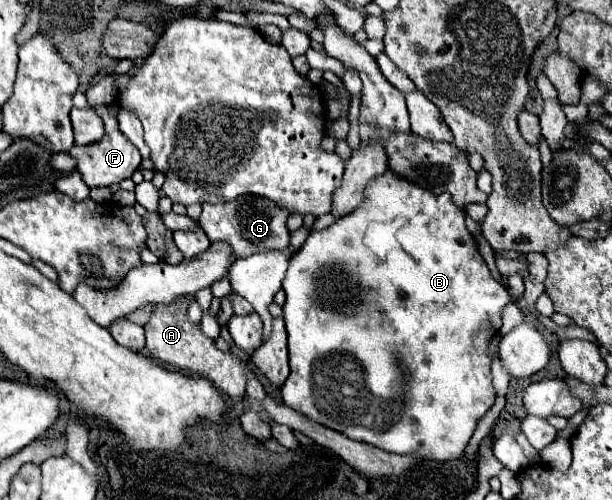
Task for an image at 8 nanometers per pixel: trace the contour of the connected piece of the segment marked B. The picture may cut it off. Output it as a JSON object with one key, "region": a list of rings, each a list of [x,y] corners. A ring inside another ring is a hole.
{"region":[[[390,171],[376,177],[368,191],[364,193],[364,201],[348,215],[338,219],[334,225],[312,231],[306,243],[298,249],[298,253],[290,259],[290,267],[282,289],[286,291],[284,303],[284,321],[288,331],[288,349],[290,349],[290,377],[282,387],[282,401],[298,413],[334,429],[346,433],[354,441],[370,443],[382,451],[396,455],[412,455],[428,461],[448,461],[456,459],[464,453],[476,423],[484,417],[484,413],[494,405],[496,389],[492,385],[490,371],[490,351],[488,345],[492,337],[502,327],[502,309],[512,301],[508,291],[492,277],[486,261],[482,259],[478,245],[464,223],[464,209],[454,205],[451,195],[443,193],[434,195],[428,189],[422,189],[410,181],[404,181]]]}

